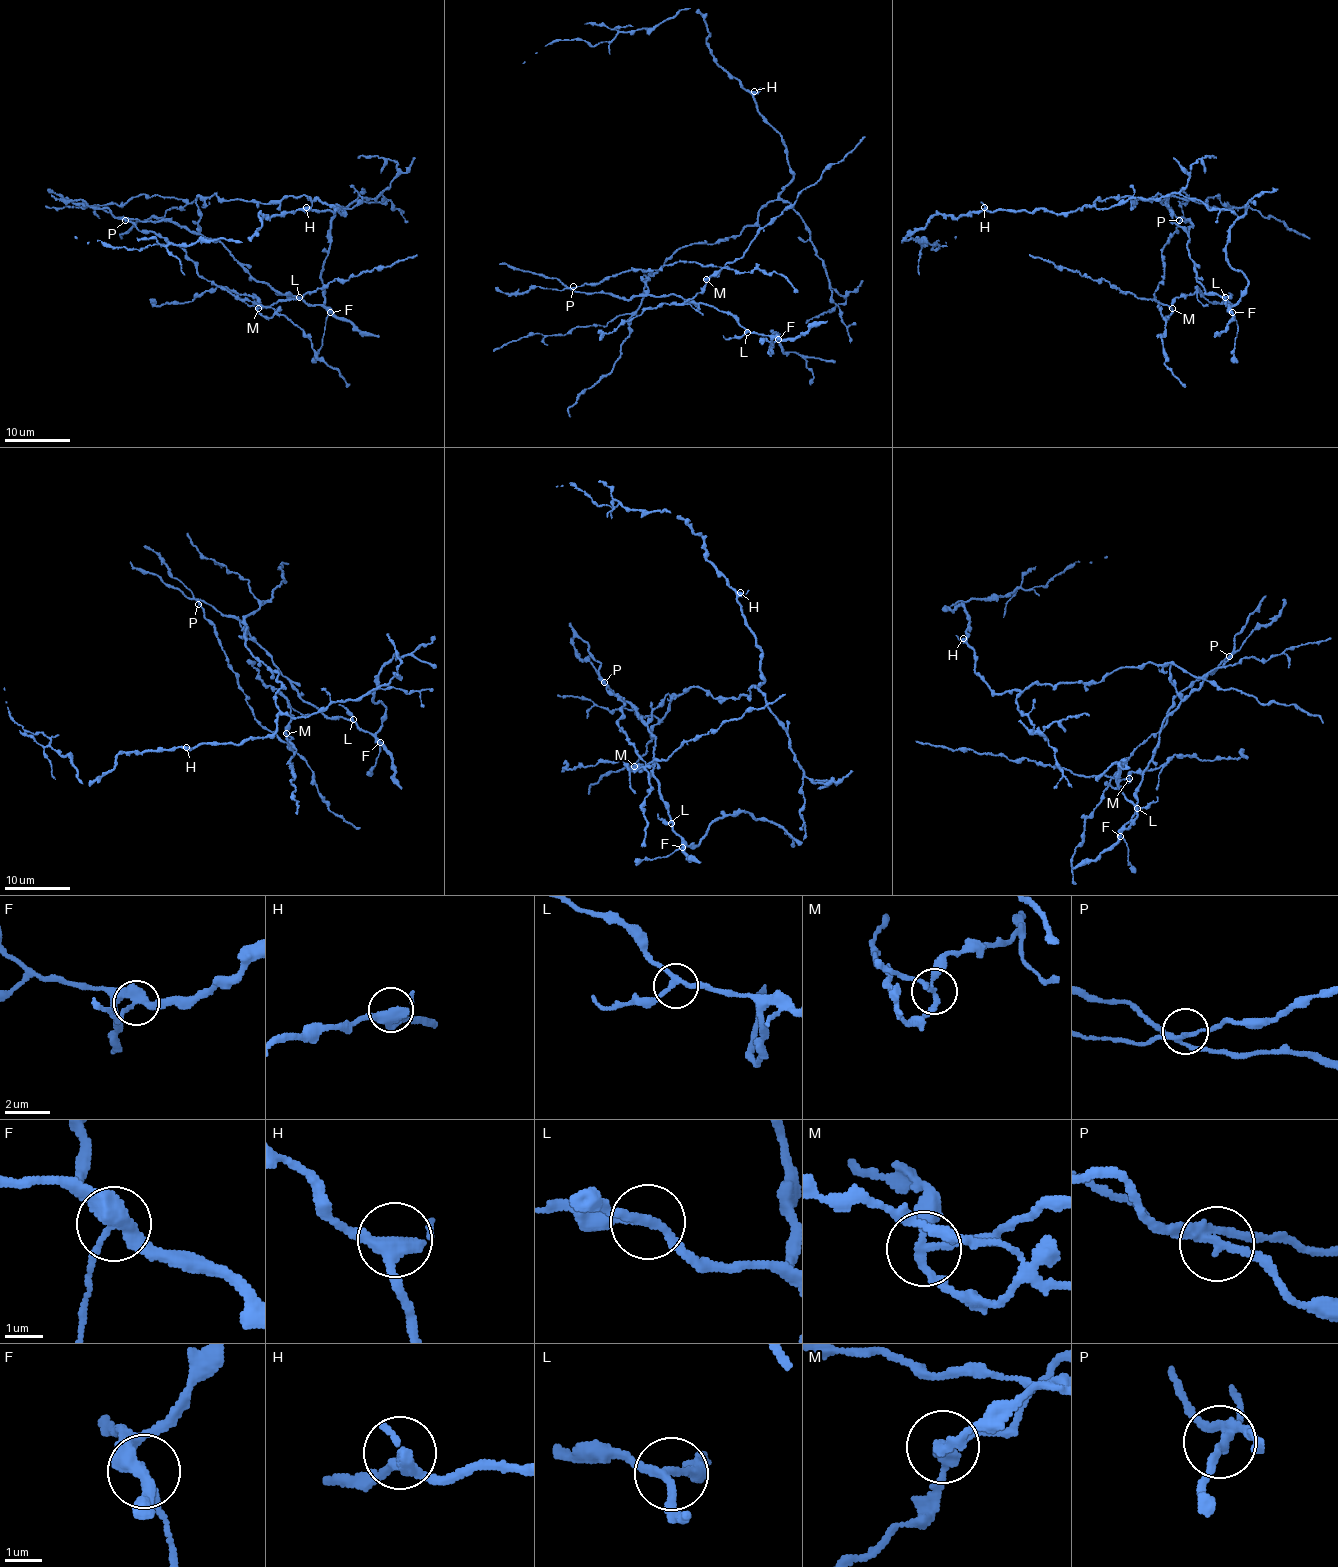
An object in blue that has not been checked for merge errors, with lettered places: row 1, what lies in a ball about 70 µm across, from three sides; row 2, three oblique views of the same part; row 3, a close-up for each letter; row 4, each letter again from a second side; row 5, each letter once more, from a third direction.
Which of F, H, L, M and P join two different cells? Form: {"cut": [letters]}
{"cut": ["F", "M"]}

